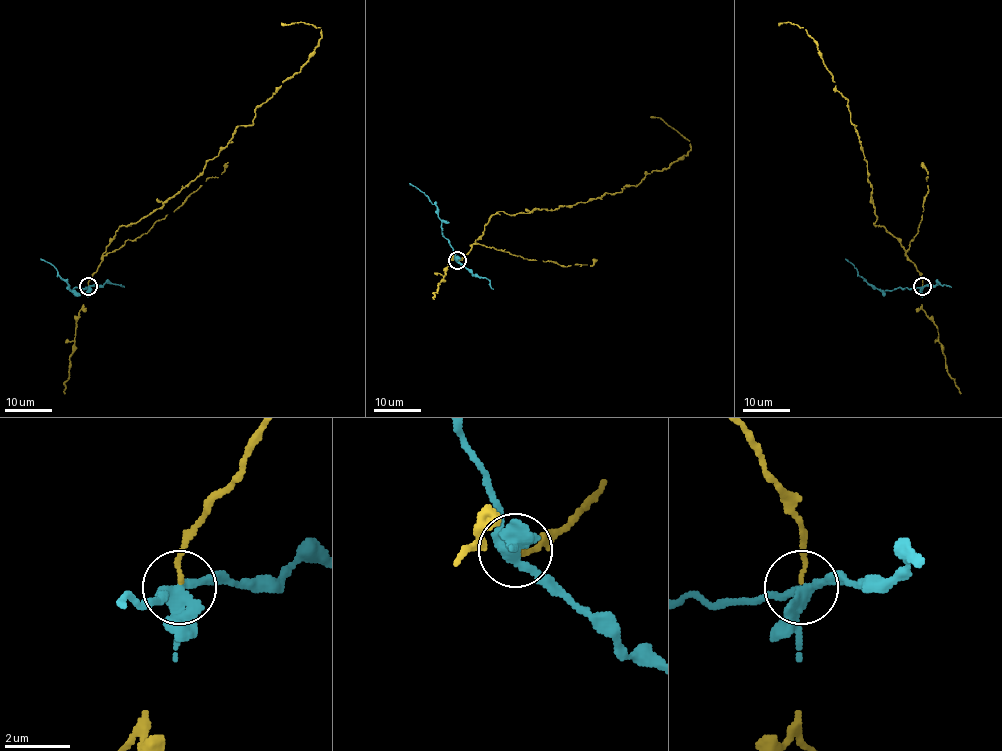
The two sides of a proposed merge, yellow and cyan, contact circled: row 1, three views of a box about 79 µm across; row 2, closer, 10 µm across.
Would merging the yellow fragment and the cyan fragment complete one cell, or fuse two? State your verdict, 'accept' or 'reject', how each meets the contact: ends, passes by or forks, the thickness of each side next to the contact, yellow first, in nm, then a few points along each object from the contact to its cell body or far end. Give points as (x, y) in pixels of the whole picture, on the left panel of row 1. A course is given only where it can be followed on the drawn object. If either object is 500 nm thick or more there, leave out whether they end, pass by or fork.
reject; yellow ends; cyan forks; calibres 130 and 320 nm; course yellow (88, 286), (115, 231), (194, 179), (238, 125), (250, 125), (255, 109), (298, 73), (321, 28), (281, 23); course cyan (88, 286), (72, 291), (52, 265), (40, 259)

